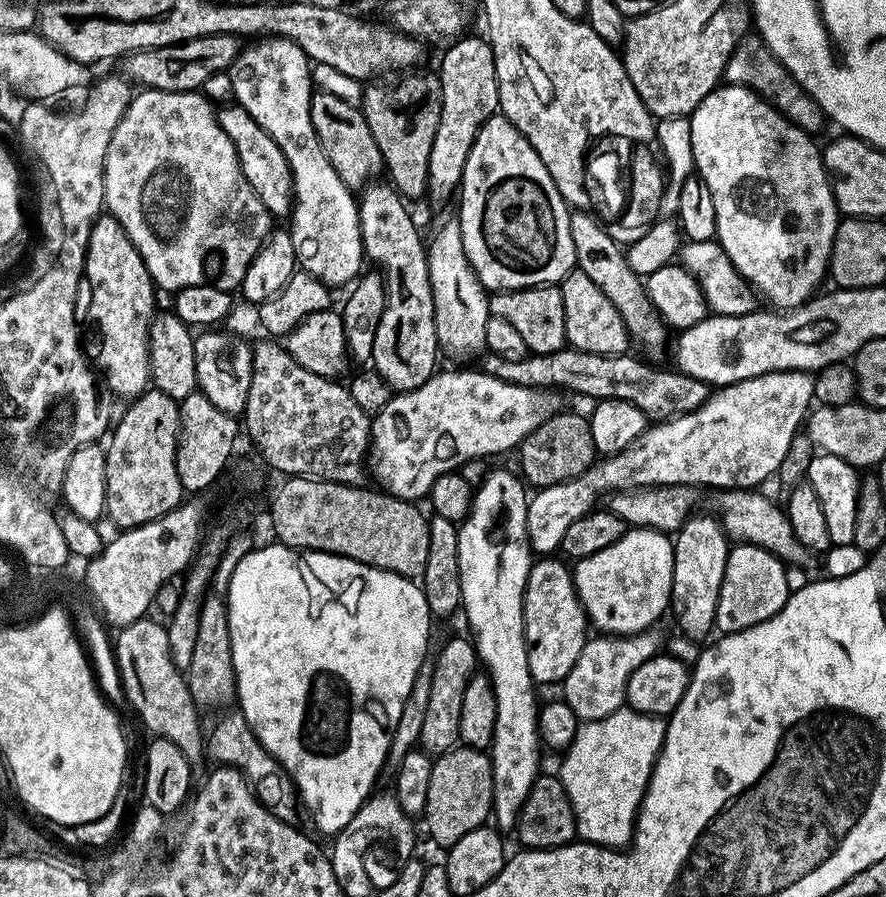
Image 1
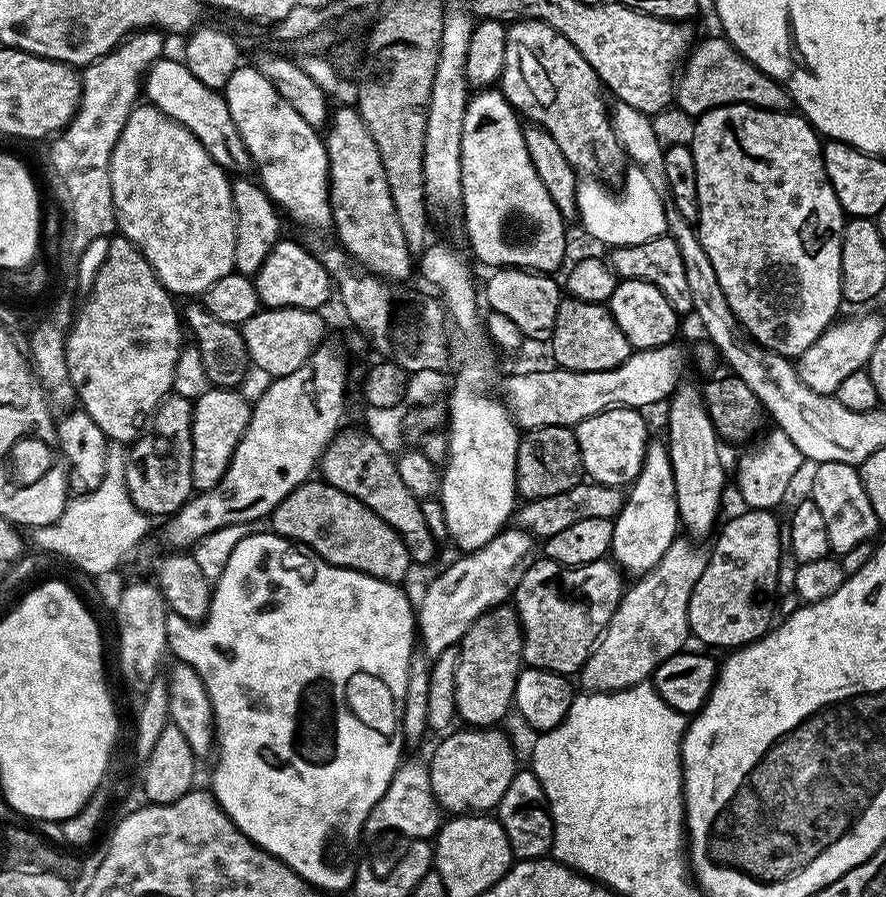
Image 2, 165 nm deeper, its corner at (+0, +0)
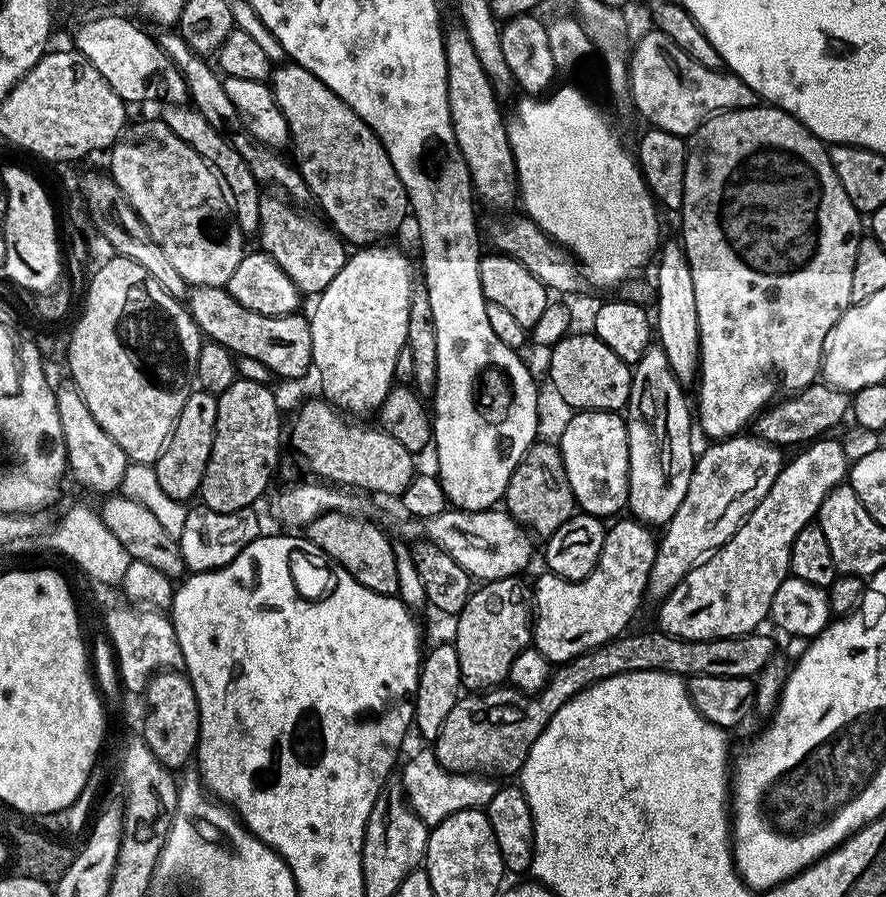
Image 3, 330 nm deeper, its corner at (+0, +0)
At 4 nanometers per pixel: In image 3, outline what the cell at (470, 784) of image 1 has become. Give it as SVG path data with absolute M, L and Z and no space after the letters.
M659 630L631 632L607 640L602 646L559 665L548 679L547 686L535 696L528 696L511 686L461 695L446 722L442 722L442 730L434 741L440 765L448 772L489 778L515 777L526 762L526 754L530 754L530 746L534 746L538 734L546 730L550 718L554 718L563 704L573 700L589 684L627 672L669 672L681 678L702 674L714 674L718 678L756 678L774 653L771 638L760 636L759 631L717 640L687 640Z

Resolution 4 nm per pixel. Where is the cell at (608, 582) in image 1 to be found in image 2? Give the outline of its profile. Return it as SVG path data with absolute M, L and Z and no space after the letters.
M649 439L640 477L633 480L627 489L625 502L620 507L619 514L612 520L612 525L614 534L611 559L629 577L632 575L632 578L645 576L658 564L662 554L666 554L668 547L678 539L681 522L676 505L674 470L670 462L668 445L663 439Z

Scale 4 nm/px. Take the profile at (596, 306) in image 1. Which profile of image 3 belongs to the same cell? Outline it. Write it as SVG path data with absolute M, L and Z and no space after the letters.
M591 331L575 332L564 336L557 344L552 345L547 379L554 383L555 389L559 394L562 394L565 402L568 402L573 410L620 412L627 409L632 389L632 368L630 365L622 362L622 358L618 358L618 354L614 354L614 350L610 350L610 346L606 346L606 342L602 342Z

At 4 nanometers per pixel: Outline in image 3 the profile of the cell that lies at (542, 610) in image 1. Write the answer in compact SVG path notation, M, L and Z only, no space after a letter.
M635 518L627 519L617 519L617 524L605 531L598 566L586 578L563 580L547 570L541 571L541 576L537 578L536 596L534 592L534 646L553 665L567 664L575 656L602 646L607 640L615 640L629 627L627 624L631 622L632 615L640 608L640 599L645 599L658 540L655 535L652 537L653 529L649 525L641 524Z

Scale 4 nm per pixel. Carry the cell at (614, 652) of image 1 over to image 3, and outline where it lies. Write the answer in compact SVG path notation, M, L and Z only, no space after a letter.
M737 434L729 436L726 440L709 443L709 448L704 453L695 457L690 486L686 490L686 498L682 498L682 506L674 510L674 518L663 525L664 537L659 537L656 546L654 566L650 570L647 595L649 597L663 598L667 596L674 586L678 586L690 570L694 570L701 562L707 560L717 548L720 548L733 534L740 529L746 517L766 498L774 478L778 478L782 467L781 449L775 448L764 440L757 440L752 434Z

